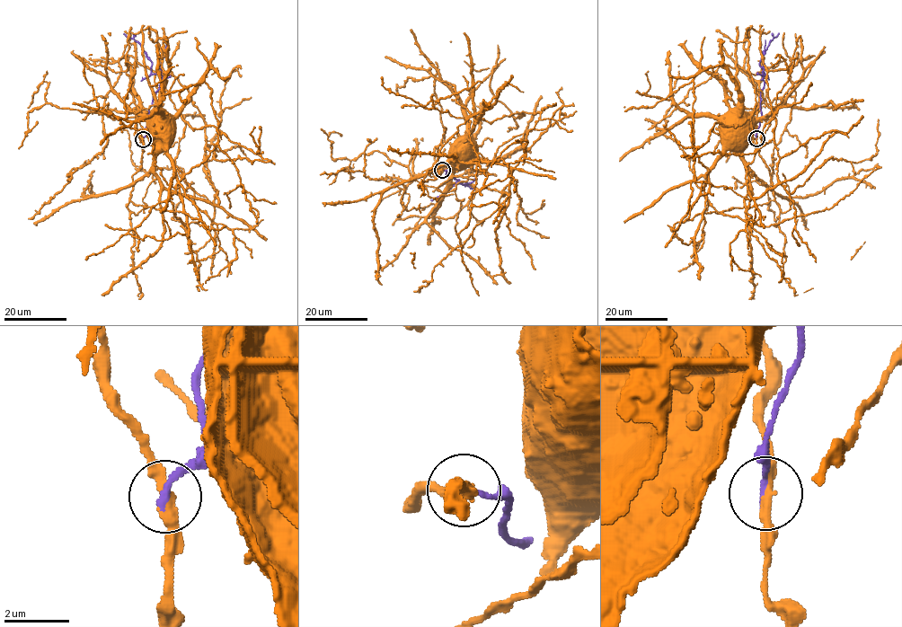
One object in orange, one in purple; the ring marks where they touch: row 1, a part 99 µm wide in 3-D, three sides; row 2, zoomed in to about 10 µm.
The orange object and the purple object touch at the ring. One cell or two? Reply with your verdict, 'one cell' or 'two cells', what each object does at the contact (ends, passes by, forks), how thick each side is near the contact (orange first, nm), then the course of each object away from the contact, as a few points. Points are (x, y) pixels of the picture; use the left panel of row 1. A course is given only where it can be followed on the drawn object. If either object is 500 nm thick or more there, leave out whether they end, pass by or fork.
two cells; orange passes by; purple ends there; 280 nm thick on the orange side, 240 nm on the other; orange runs (143, 139), (137, 128), (137, 113), (147, 119), (147, 130), (154, 135); purple runs (143, 139), (145, 135), (148, 109), (159, 87), (162, 74), (151, 73), (152, 62), (137, 41), (123, 34)

